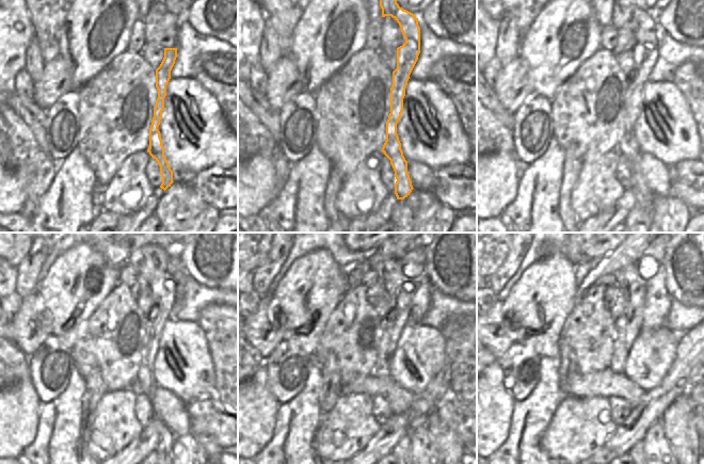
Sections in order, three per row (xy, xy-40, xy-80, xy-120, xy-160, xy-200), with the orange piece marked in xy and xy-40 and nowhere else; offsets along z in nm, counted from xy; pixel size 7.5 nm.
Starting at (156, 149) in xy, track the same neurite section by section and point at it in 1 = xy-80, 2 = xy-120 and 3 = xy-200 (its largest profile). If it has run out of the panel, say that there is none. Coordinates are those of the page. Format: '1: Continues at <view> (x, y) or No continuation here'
1: Continues at xy-80 (645, 52)
2: Continues at xy-120 (150, 260)
3: Continues at xy-200 (628, 325).

